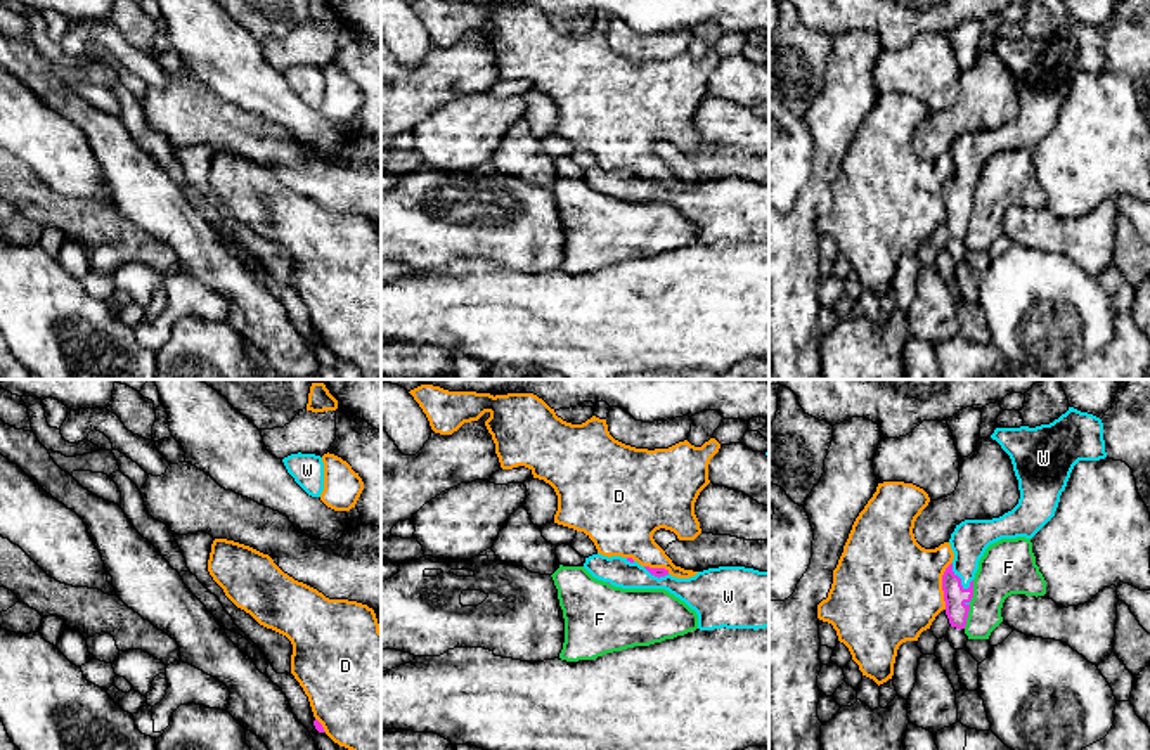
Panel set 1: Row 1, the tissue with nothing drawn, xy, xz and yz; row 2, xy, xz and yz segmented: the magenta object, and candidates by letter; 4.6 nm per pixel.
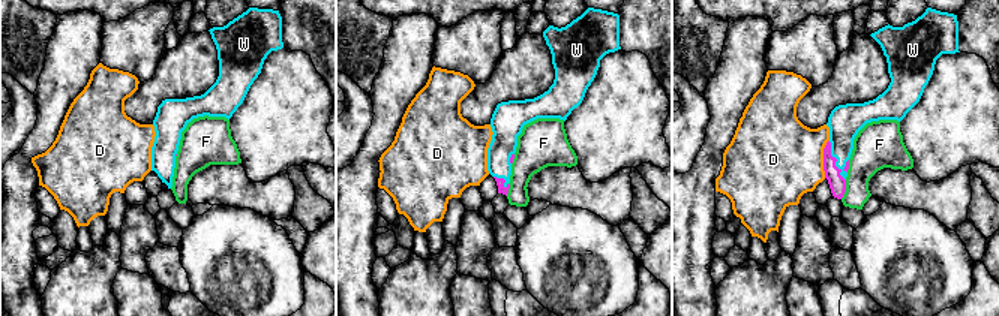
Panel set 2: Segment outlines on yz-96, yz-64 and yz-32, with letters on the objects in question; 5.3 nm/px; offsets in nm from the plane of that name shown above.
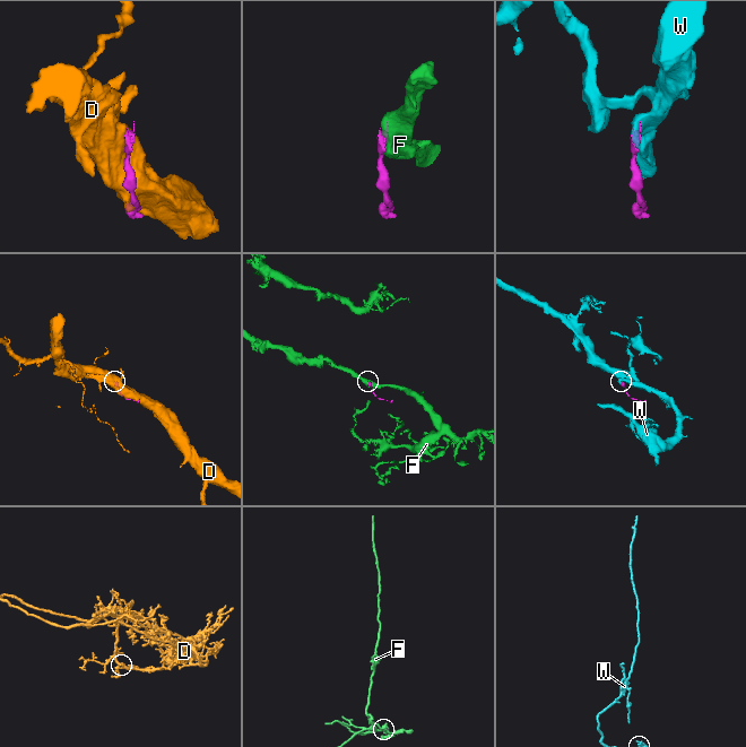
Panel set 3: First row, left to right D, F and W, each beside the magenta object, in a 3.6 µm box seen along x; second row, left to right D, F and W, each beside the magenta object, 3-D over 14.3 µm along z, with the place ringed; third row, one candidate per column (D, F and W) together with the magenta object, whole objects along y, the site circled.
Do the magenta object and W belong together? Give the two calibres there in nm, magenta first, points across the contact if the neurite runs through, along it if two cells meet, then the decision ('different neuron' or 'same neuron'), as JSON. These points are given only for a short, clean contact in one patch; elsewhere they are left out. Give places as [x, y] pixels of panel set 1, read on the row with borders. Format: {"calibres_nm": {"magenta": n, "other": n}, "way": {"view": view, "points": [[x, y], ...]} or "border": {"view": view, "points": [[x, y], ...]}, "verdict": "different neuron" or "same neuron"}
{"calibres_nm": {"magenta": 110, "other": 170}, "verdict": "same neuron"}

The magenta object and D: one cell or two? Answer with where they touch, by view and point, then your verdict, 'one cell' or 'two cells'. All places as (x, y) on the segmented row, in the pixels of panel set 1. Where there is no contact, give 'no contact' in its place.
contact yz (943, 586); two cells

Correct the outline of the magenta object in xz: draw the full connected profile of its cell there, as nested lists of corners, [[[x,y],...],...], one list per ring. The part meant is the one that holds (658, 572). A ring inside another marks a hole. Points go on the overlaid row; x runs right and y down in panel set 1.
[[[599,553],[585,558],[584,568],[615,587],[669,591],[696,611],[700,630],[769,627],[769,572],[719,566],[677,579],[665,568]]]

